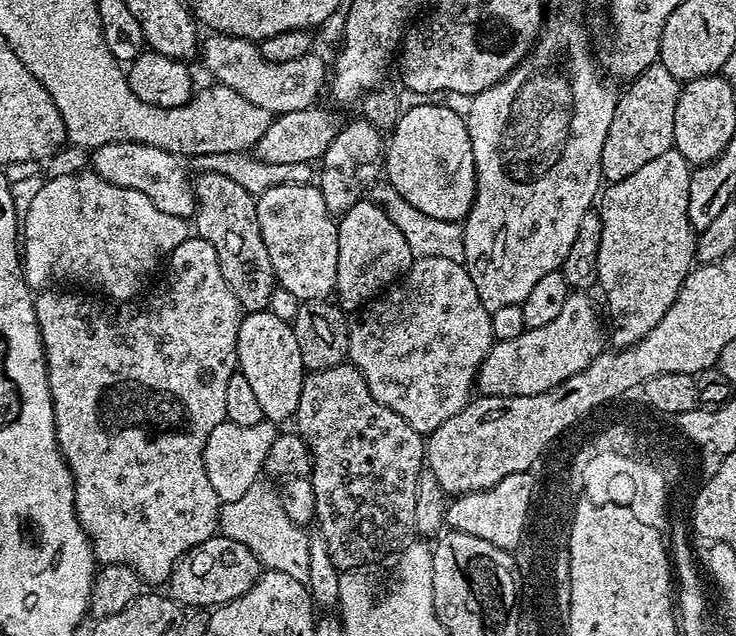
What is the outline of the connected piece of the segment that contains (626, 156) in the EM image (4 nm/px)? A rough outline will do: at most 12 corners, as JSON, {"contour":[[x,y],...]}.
{"contour":[[659,62],[627,81],[602,177],[630,178],[674,147],[681,81]]}

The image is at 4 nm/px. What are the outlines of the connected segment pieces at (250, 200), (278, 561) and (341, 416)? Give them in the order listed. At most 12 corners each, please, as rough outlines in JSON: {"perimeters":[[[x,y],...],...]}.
{"perimeters":[[[226,174],[194,180],[195,235],[214,246],[245,313],[278,285],[256,196]],[[252,484],[220,509],[223,535],[265,569],[307,581],[309,533]],[[350,362],[305,375],[315,523],[340,572],[418,536],[426,440]]]}

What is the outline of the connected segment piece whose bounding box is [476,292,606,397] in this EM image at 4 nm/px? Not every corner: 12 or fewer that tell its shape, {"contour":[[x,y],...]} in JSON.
{"contour":[[584,292],[547,326],[495,341],[481,395],[551,392],[600,356],[606,332]]}

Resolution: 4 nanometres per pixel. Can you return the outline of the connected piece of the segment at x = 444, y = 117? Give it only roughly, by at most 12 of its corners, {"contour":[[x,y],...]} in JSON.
{"contour":[[401,112],[383,175],[422,214],[463,221],[476,197],[465,117]]}

